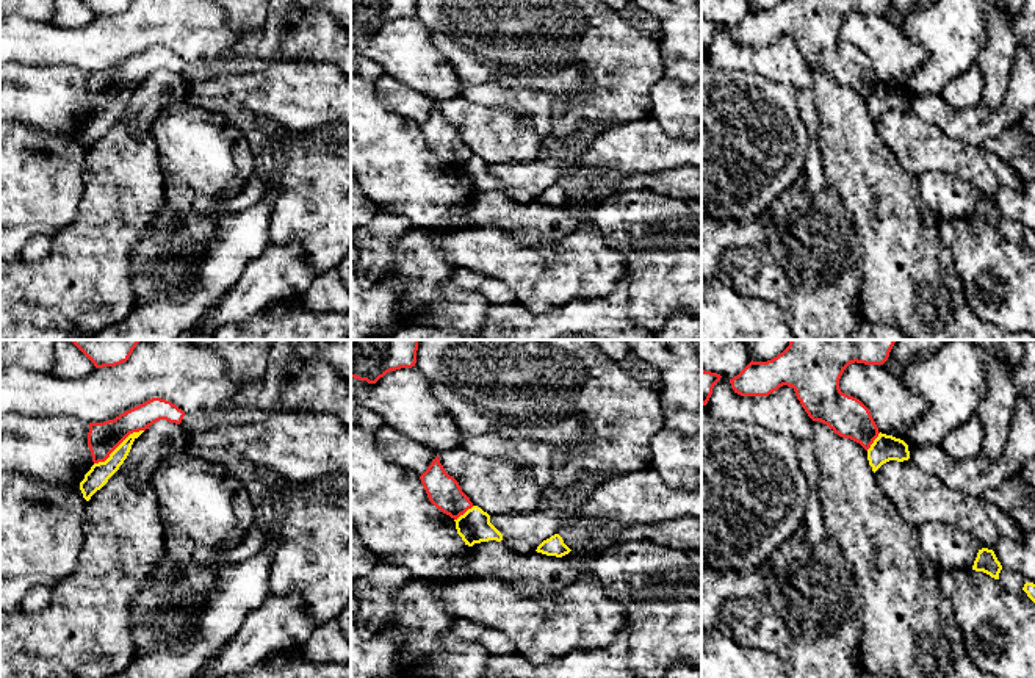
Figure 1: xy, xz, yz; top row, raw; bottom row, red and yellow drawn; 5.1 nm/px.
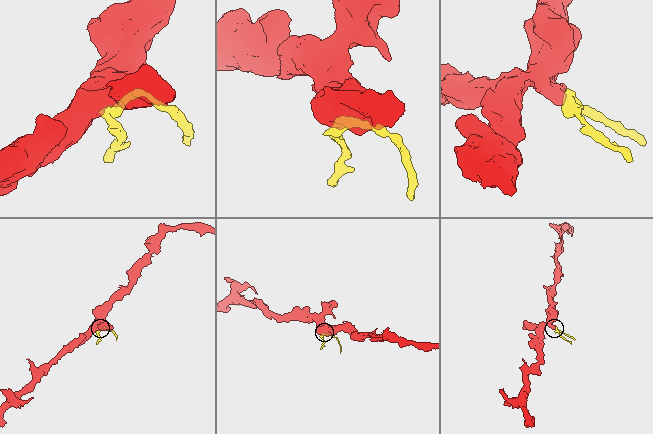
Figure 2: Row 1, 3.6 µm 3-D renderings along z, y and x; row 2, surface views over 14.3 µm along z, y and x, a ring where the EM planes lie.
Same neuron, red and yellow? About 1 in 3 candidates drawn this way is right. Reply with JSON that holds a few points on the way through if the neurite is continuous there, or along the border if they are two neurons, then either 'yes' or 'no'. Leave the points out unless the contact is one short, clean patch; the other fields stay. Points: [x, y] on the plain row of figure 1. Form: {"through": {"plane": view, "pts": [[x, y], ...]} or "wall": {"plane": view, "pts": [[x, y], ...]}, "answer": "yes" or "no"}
{"answer": "no"}

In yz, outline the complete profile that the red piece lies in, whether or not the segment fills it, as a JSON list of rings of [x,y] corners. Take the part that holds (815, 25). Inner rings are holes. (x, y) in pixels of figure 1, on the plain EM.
[[[783,0],[767,11],[750,11],[730,28],[741,45],[769,45],[788,34],[813,70],[860,92],[866,100],[878,86],[869,58],[841,41],[839,28],[850,13],[883,14],[891,0]]]

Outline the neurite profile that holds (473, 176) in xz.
[[[473,155],[454,171],[457,183],[468,196],[489,189],[503,189],[503,183],[490,172],[490,164],[478,155]]]

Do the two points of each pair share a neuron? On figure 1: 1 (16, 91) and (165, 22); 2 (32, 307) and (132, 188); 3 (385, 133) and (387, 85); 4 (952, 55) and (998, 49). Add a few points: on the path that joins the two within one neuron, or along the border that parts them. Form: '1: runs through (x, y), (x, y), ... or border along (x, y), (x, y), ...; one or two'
1: border along (33, 66), (75, 66), (88, 72); two
2: runs through (61, 277), (108, 230), (113, 218); one
3: border along (371, 83), (376, 97), (389, 110), (418, 124); two
4: border along (987, 16), (985, 43), (974, 63); two

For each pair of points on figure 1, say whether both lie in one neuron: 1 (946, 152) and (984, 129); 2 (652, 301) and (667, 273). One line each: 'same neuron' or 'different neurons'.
1: different neurons
2: same neuron

